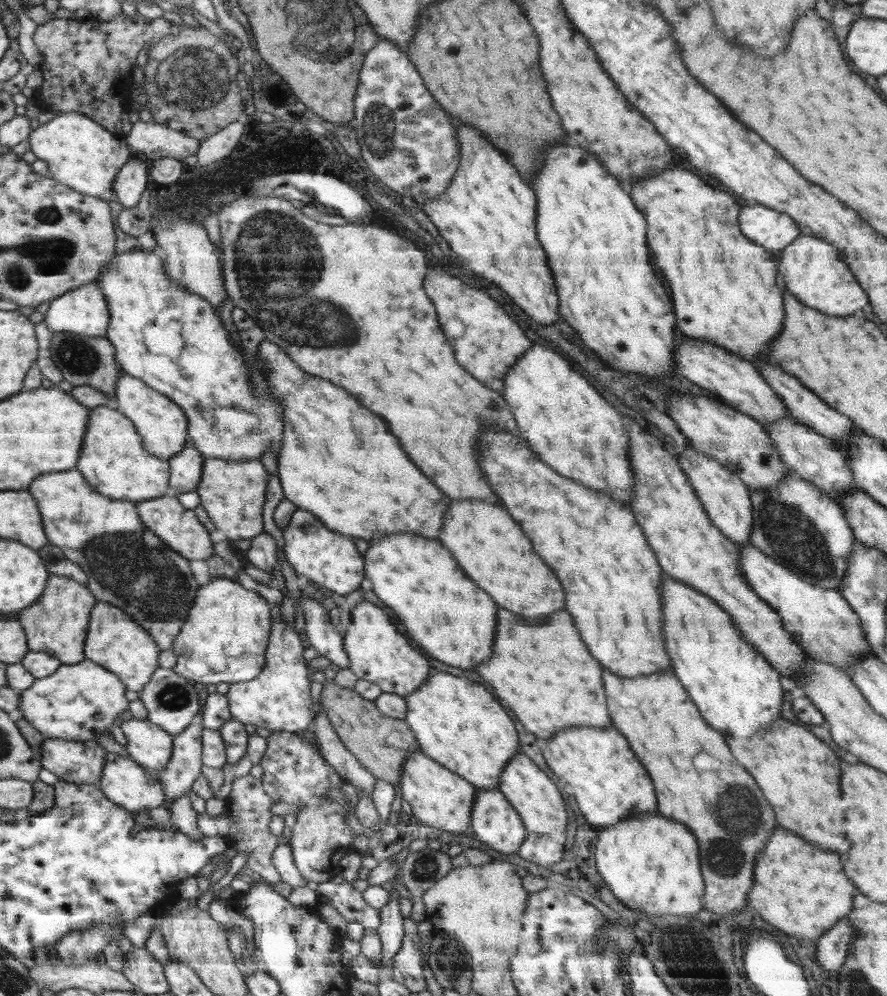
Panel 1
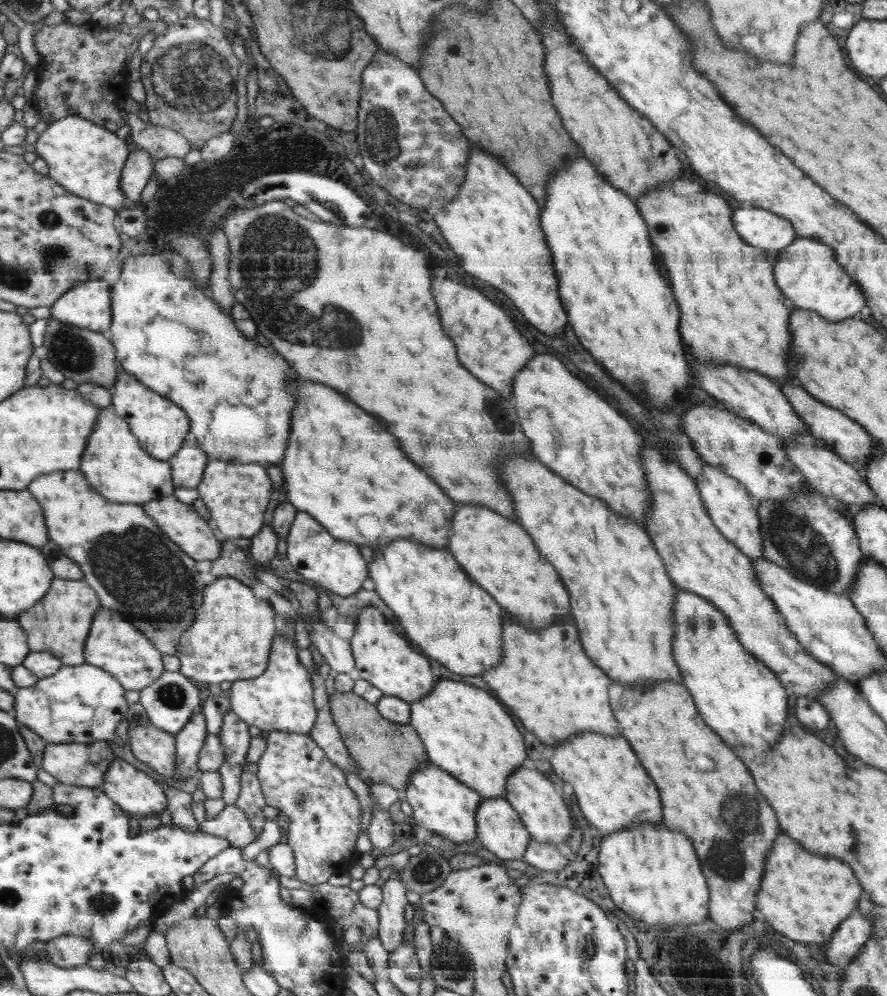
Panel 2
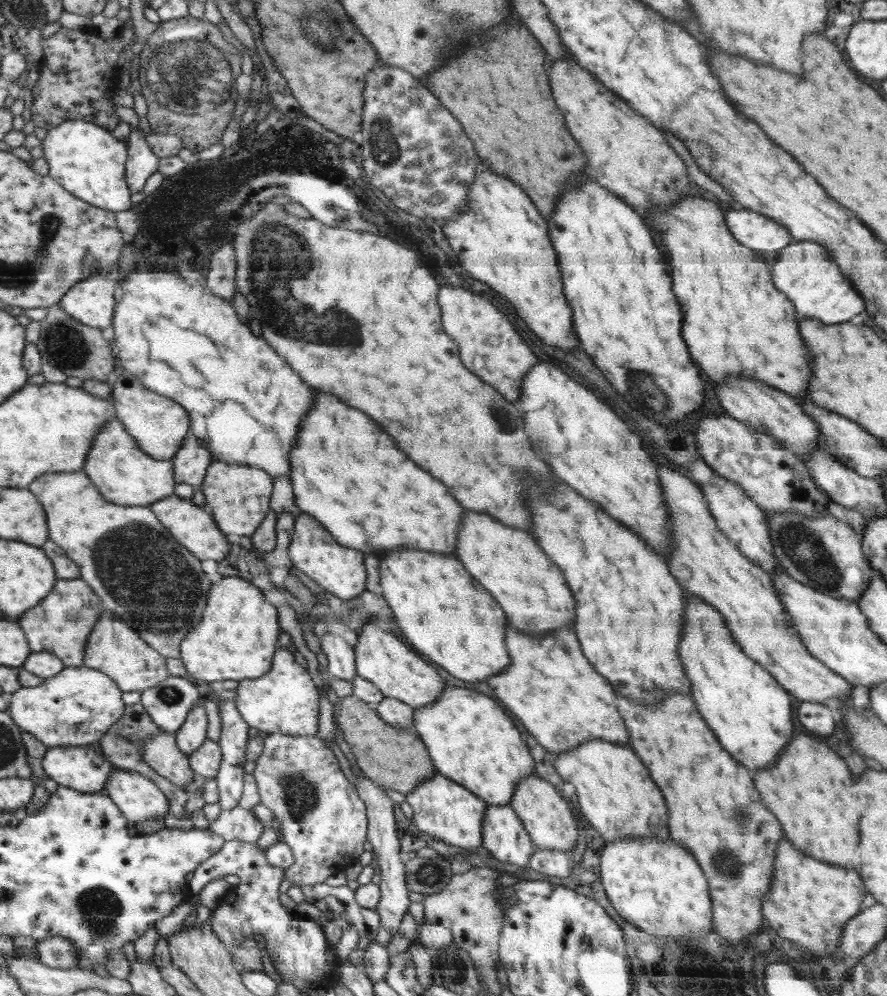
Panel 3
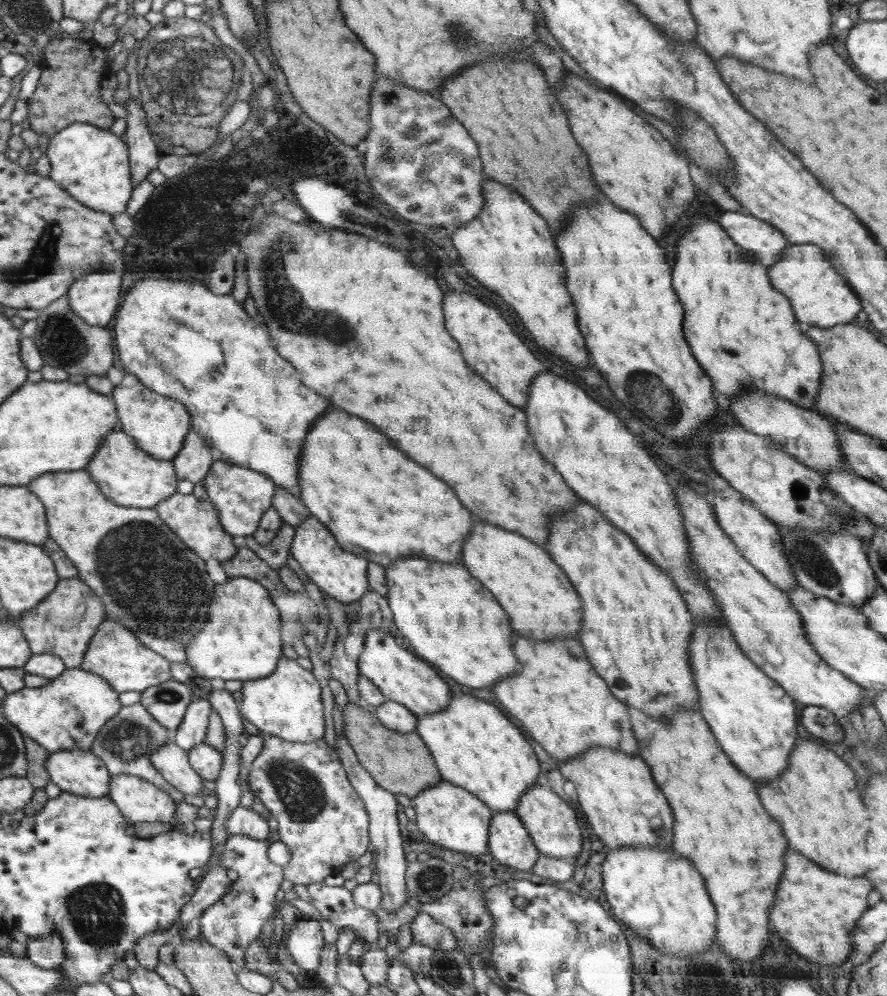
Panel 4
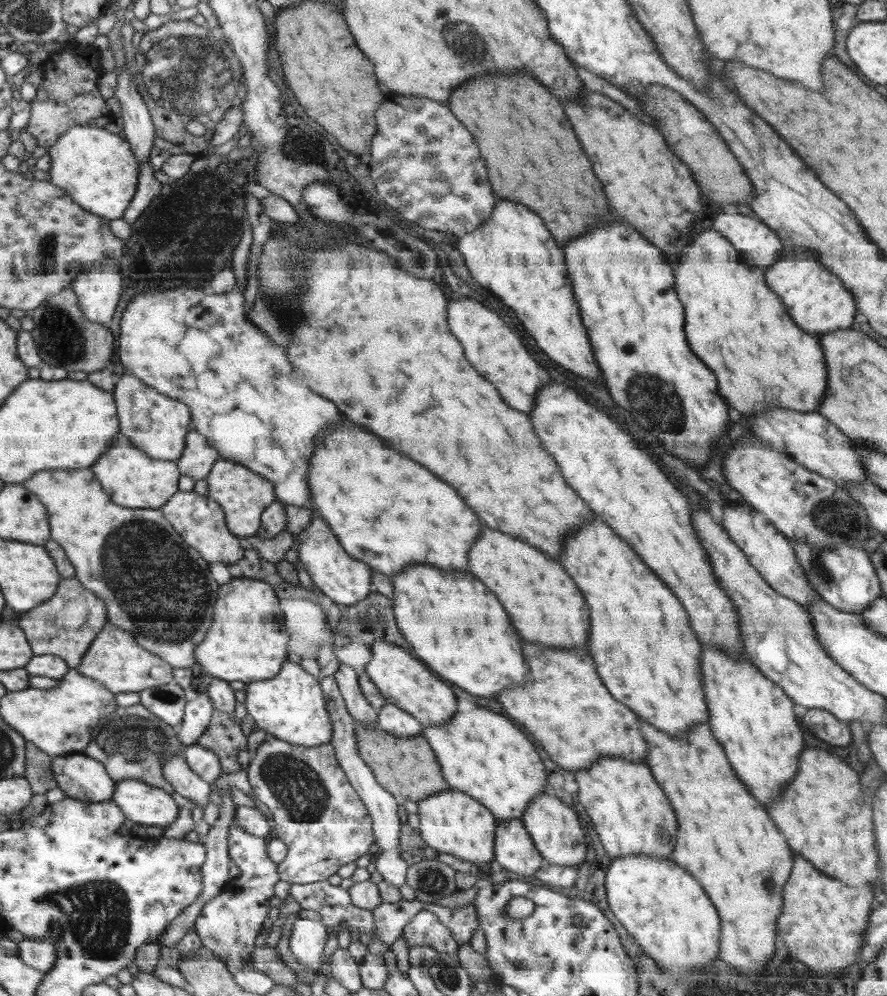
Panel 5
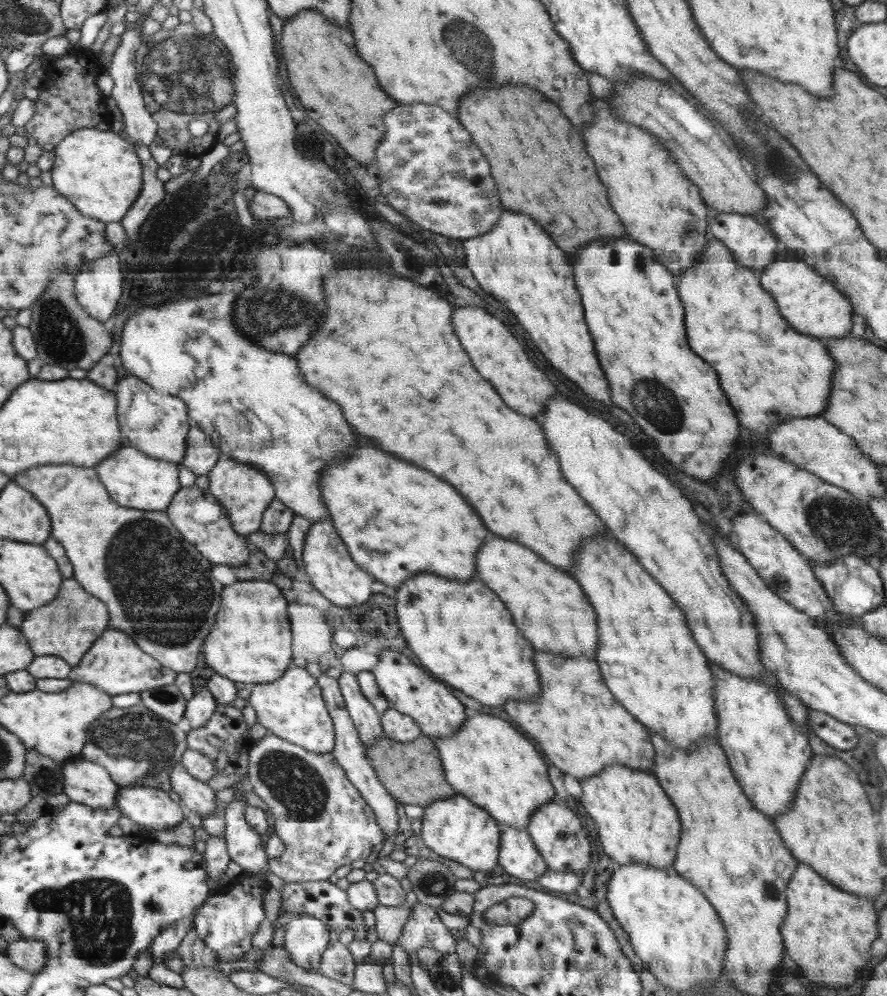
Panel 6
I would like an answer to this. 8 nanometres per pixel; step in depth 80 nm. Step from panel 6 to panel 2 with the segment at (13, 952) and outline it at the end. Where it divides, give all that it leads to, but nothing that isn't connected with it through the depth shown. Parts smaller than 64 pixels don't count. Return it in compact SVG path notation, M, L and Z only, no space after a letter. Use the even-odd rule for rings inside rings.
M70 934L47 941L43 955L47 962L60 967L84 965L92 954L93 944L93 940Z

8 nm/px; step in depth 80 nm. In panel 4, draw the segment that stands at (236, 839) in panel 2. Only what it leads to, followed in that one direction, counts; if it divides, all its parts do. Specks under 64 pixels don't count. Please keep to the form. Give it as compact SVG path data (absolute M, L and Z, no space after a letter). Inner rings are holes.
M239 805L227 820L226 836L242 835L254 840L264 840L269 836L267 820L251 808Z

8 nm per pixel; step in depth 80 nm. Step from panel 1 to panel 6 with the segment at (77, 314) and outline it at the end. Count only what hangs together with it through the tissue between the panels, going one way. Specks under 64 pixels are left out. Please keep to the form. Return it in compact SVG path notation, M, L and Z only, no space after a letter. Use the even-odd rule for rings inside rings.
M110 254L110 258L114 258L114 268L108 262L108 259L101 258L99 262L88 261L83 269L75 274L75 292L78 296L78 302L90 318L102 321L108 320L122 296L122 274L120 274L120 264L116 268L116 255Z

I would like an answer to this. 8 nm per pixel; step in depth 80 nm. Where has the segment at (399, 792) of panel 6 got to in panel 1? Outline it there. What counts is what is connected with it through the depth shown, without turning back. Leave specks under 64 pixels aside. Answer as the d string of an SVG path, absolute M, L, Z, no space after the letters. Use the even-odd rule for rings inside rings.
M335 682L322 684L321 703L338 738L358 759L358 763L378 780L393 786L400 785L404 761L420 749L419 742L408 723L384 715L373 701L359 695L354 689L344 688Z

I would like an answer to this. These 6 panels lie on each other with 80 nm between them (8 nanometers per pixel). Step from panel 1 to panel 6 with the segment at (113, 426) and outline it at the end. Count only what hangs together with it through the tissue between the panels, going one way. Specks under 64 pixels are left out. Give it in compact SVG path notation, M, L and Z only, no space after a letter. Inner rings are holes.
M130 444L120 447L110 457L106 457L96 470L104 478L104 486L112 490L112 498L122 506L140 510L165 511L172 502L172 497L182 488L179 483L179 463L152 458Z

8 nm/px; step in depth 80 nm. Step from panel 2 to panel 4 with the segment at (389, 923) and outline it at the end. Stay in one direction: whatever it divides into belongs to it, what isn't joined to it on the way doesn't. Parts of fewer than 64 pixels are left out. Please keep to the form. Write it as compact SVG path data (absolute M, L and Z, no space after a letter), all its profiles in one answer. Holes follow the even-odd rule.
M344 729L341 734L336 737L337 754L343 759L343 766L347 768L348 779L351 785L358 792L359 798L366 804L368 814L371 815L371 842L376 849L376 869L379 874L378 884L382 891L382 901L380 908L388 910L388 912L398 911L404 904L408 902L408 890L405 883L405 872L408 861L406 852L403 850L404 840L399 830L399 820L397 819L398 802L391 791L384 790L364 767L360 766L358 756L351 747Z

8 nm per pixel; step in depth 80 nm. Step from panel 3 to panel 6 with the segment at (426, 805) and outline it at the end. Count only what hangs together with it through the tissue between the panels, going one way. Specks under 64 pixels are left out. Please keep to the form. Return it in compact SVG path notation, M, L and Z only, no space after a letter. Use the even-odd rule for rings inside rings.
M459 793L424 808L421 832L424 844L432 852L456 860L472 870L480 870L491 875L490 872L499 862L502 826L482 807L476 806L470 799Z

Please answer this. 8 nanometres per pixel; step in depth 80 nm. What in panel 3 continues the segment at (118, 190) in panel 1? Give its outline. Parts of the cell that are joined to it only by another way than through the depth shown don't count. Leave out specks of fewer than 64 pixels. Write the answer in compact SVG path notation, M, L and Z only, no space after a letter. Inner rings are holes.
M131 127L126 138L130 147L126 164L127 185L132 193L142 191L148 177L157 171L159 158L148 144L145 134L137 127Z

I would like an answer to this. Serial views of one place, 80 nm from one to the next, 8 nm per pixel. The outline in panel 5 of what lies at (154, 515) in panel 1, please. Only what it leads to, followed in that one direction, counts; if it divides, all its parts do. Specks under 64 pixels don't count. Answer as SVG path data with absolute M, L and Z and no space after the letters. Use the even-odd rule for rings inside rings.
M178 492L161 506L164 516L175 527L175 530L184 538L190 546L196 546L196 550L208 562L220 562L224 564L242 561L244 548L240 546L240 536L232 533L227 526L223 507L214 499L207 498L204 502L202 496L194 492Z

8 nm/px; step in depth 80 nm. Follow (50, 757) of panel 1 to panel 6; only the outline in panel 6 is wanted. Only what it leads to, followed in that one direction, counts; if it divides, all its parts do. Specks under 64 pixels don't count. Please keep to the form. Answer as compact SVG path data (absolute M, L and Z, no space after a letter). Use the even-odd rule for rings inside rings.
M79 757L58 764L64 778L63 793L70 801L83 803L92 809L114 807L120 787L114 783L106 768Z

